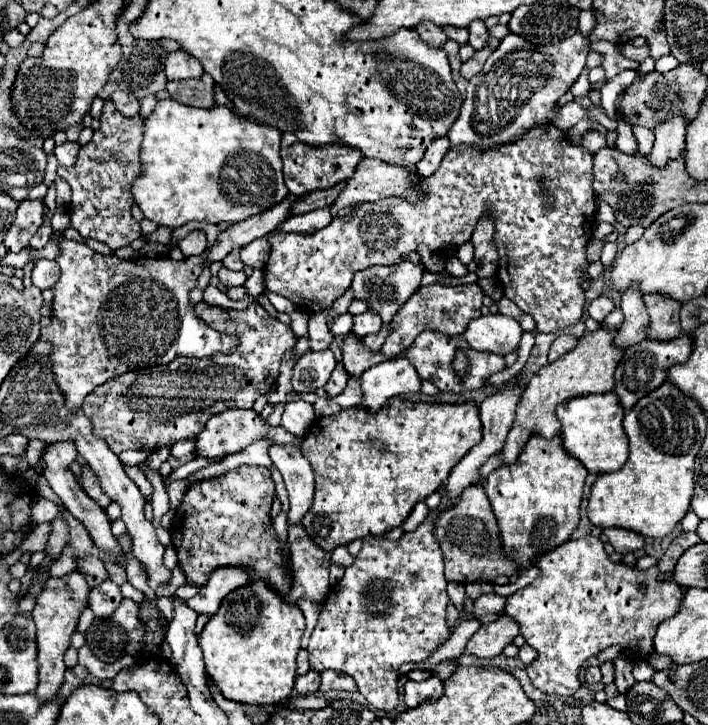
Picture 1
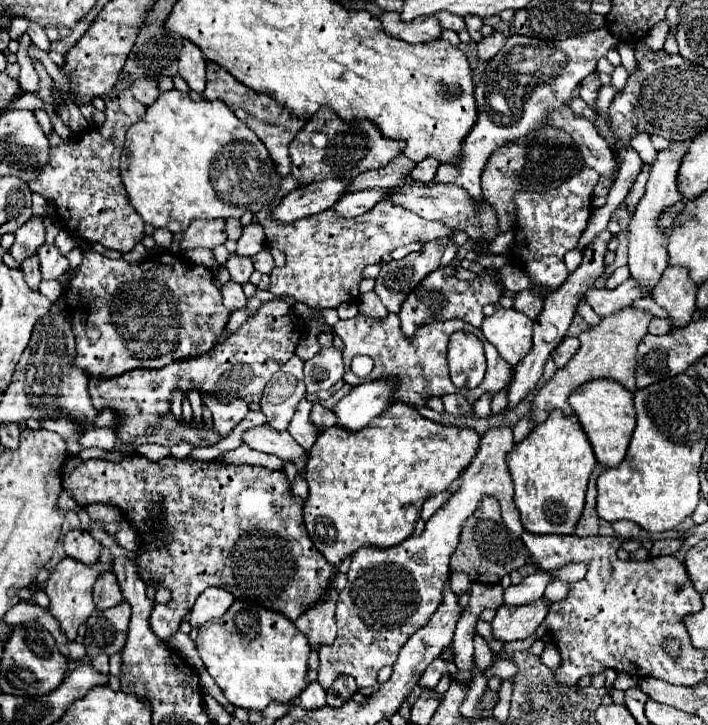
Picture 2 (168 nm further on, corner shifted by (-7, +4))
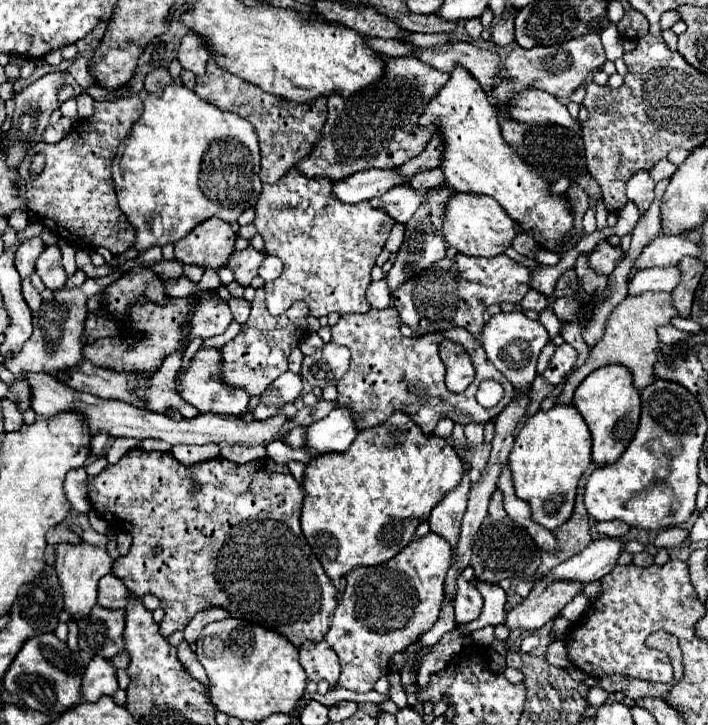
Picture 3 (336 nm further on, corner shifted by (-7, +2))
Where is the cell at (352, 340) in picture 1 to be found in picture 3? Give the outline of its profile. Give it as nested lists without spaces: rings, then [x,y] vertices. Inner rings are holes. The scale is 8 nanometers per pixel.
[[[385,308],[385,310],[369,310],[365,314],[357,312],[343,314],[341,320],[335,326],[331,326],[331,334],[335,344],[347,346],[351,350],[349,370],[345,372],[345,376],[339,380],[337,386],[339,388],[337,404],[355,410],[355,414],[359,416],[359,430],[385,422],[395,410],[409,414],[425,434],[433,432],[441,416],[447,416],[453,422],[461,424],[469,422],[485,424],[487,420],[495,418],[515,394],[513,384],[501,372],[495,372],[495,366],[487,360],[479,340],[463,328],[453,328],[447,332],[431,332],[417,338],[405,338],[401,334],[401,320],[395,308]],[[447,338],[467,348],[473,366],[477,370],[471,388],[467,388],[461,394],[451,394],[443,382],[443,362],[439,358],[439,344]],[[483,380],[495,380],[505,390],[503,398],[493,408],[483,408],[475,400],[475,392]]]

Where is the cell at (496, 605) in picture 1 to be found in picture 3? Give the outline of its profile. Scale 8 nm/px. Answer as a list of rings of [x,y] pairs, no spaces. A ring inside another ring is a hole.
[[[613,538],[593,540],[583,552],[571,556],[571,560],[561,562],[549,574],[541,576],[537,582],[551,584],[555,580],[557,582],[569,580],[569,582],[589,584],[589,582],[601,580],[601,576],[611,572],[611,568],[617,564],[621,550],[623,550],[623,544],[619,540],[613,540]]]

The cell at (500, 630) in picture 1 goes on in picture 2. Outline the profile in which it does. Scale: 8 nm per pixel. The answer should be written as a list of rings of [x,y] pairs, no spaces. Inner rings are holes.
[[[539,598],[539,602],[525,606],[499,606],[491,622],[495,638],[501,642],[513,642],[531,636],[547,616],[547,604],[551,602]]]

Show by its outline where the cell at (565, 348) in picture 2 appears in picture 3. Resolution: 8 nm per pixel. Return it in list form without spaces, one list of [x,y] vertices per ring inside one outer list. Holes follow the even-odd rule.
[[[561,344],[555,350],[555,354],[551,356],[547,370],[543,372],[545,380],[553,386],[561,384],[565,380],[565,376],[571,372],[571,368],[575,366],[575,360],[577,360],[577,350],[571,344]]]

